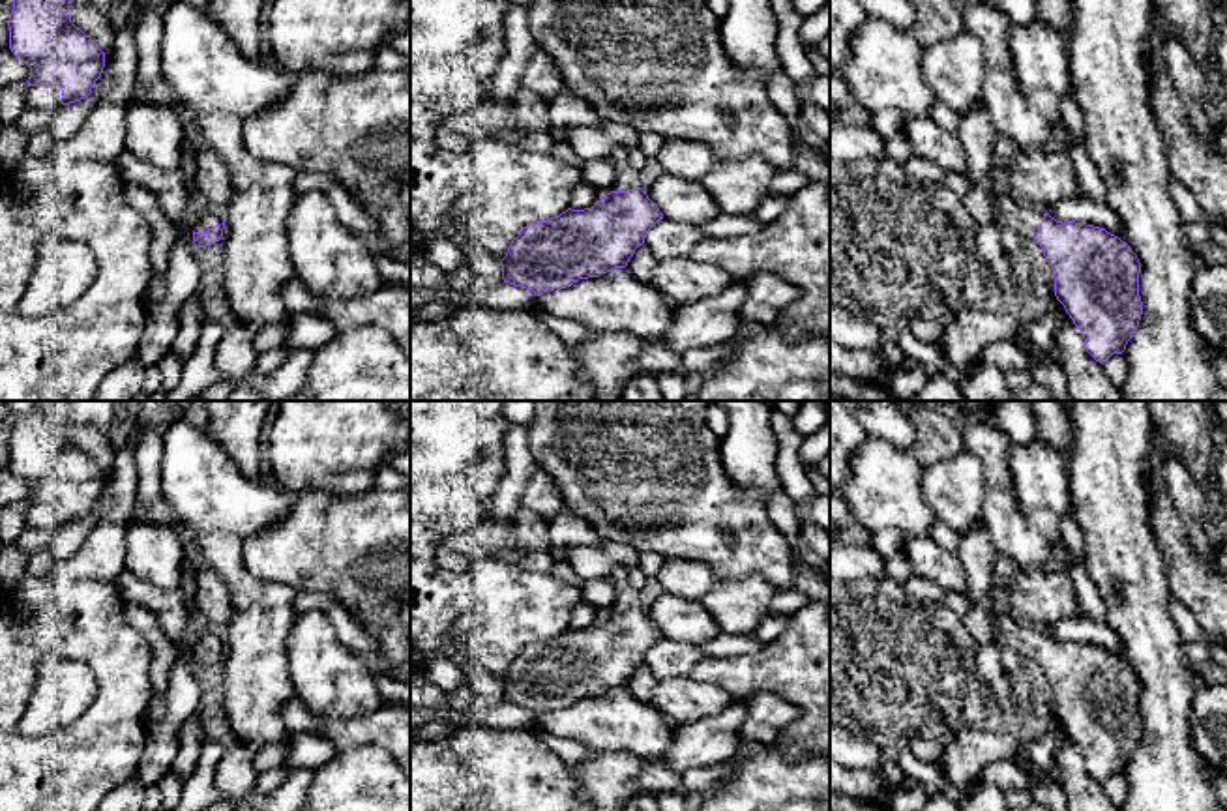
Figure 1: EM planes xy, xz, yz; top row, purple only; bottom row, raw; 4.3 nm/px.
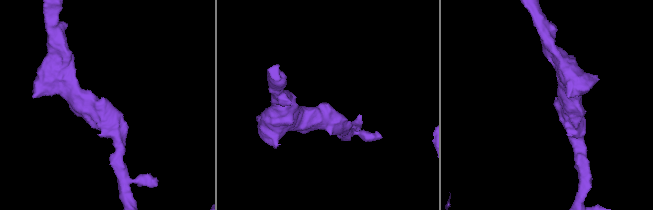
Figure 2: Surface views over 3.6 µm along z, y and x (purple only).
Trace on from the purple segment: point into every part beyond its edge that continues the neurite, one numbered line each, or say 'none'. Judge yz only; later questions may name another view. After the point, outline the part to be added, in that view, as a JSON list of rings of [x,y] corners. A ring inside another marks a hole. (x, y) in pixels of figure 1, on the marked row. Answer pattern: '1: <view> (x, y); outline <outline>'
1: yz (1006, 210); outline [[[1013,195],[991,200],[991,206],[993,206],[995,227],[997,225],[1010,227],[1019,234],[1021,240],[1036,236],[1042,217],[1045,214],[1038,208],[1025,206]]]

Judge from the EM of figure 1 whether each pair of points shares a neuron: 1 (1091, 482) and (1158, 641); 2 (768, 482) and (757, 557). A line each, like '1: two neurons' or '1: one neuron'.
1: one neuron
2: two neurons

